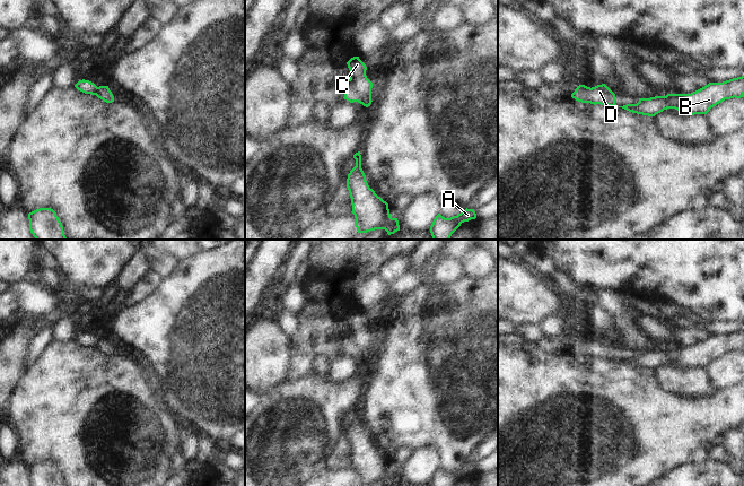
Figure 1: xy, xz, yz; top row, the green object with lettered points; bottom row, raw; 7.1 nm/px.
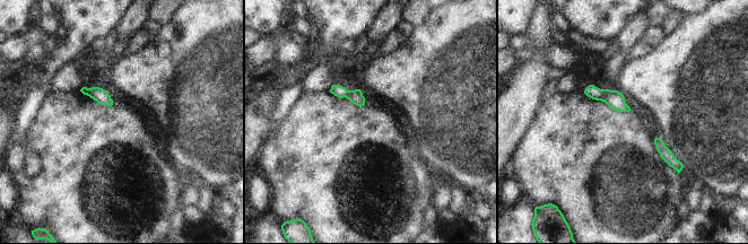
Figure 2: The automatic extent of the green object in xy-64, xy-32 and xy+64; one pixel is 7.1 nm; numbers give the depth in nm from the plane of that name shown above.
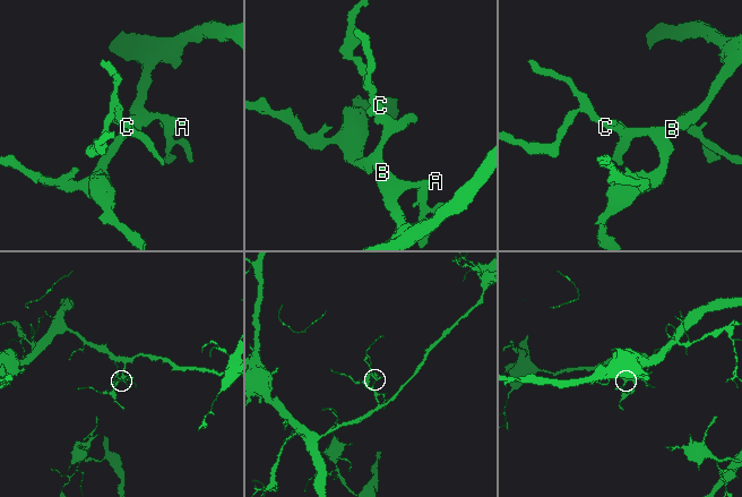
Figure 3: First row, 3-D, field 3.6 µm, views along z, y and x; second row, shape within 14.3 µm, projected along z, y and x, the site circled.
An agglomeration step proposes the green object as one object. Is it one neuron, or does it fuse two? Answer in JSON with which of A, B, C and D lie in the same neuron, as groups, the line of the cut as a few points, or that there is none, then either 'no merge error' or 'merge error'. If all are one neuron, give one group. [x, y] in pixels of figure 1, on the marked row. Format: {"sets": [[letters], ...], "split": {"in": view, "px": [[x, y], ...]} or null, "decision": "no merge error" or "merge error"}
{"sets": [["A", "B", "C", "D"]], "split": null, "decision": "no merge error"}

